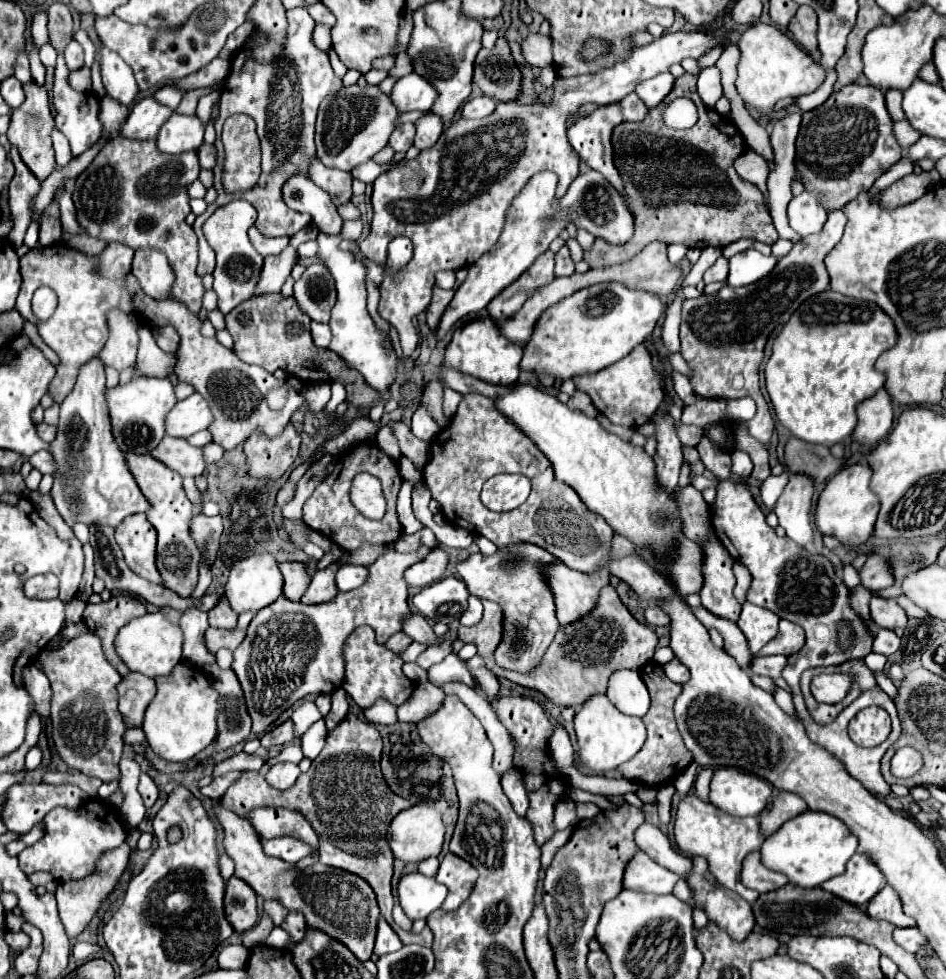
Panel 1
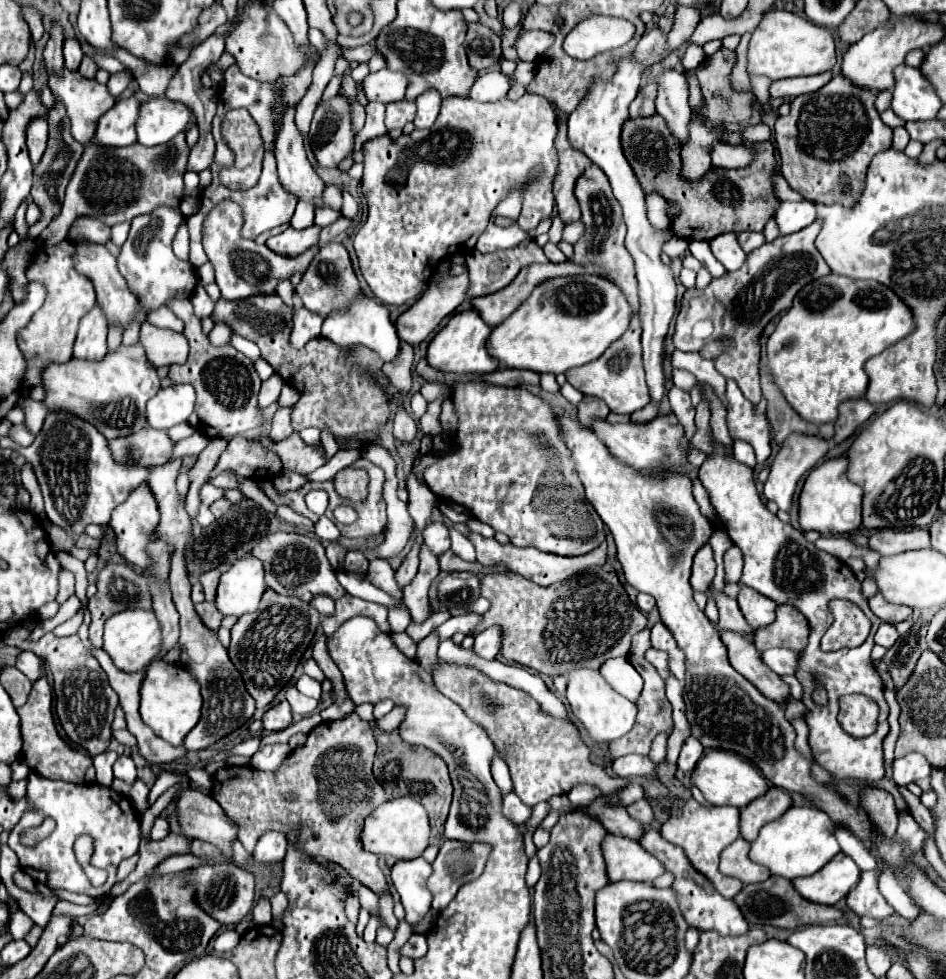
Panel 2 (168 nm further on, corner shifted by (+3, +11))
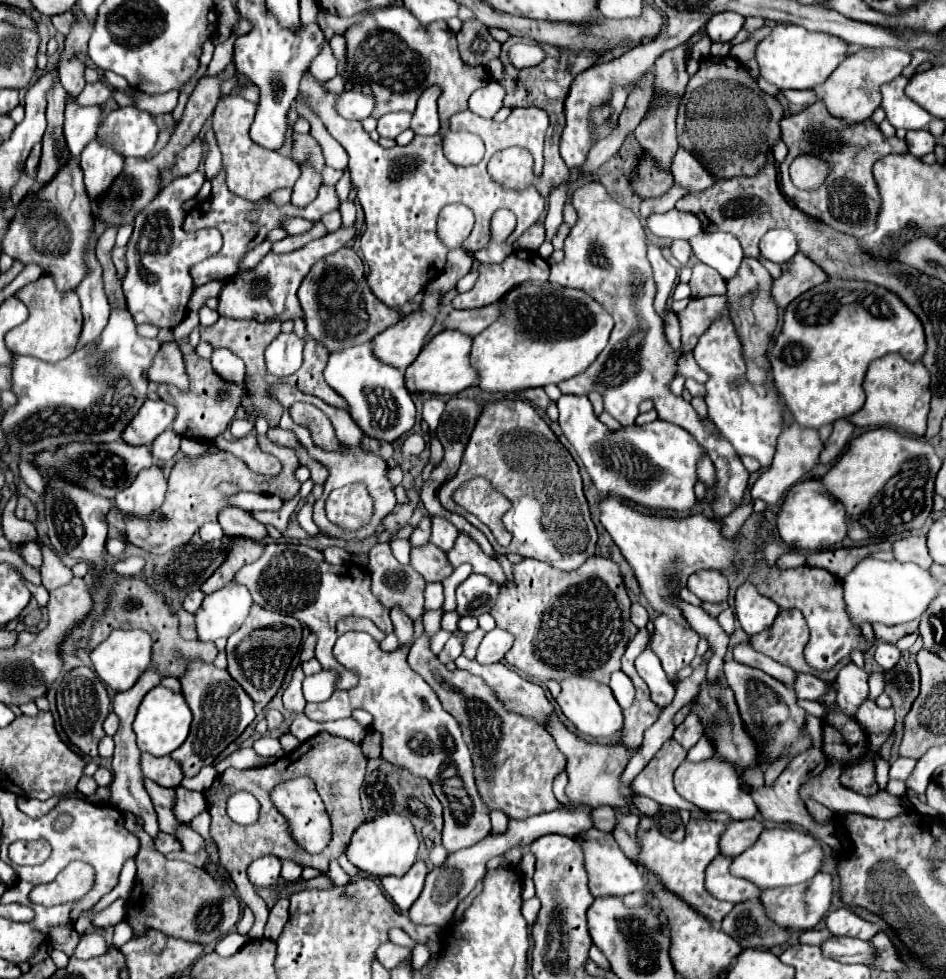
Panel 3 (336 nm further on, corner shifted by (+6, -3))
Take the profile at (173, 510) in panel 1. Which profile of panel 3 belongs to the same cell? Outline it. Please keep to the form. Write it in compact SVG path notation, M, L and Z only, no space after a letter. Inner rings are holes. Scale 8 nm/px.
M201 660L187 668L187 674L181 678L181 686L187 706L193 712L193 722L187 740L175 752L171 752L171 758L181 764L183 776L191 778L203 766L213 764L215 758L241 736L241 732L255 720L255 710L253 700L229 676L227 670L219 670L213 664L203 664Z

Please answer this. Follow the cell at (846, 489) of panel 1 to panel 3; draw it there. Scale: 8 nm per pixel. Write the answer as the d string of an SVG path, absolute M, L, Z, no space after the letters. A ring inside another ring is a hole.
M803 480L791 488L777 512L777 532L787 546L803 550L825 550L847 536L843 504L831 500L819 480Z

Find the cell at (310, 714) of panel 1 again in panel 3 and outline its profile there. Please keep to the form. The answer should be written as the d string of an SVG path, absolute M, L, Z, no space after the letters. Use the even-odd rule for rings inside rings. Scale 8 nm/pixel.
M321 670L303 680L303 694L307 702L323 702L337 688L339 674L335 670Z

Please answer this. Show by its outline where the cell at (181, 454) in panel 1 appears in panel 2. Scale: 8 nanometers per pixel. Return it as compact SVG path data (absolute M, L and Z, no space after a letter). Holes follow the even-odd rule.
M146 428L138 434L110 440L110 450L120 462L148 468L168 462L174 452L174 442L164 430Z

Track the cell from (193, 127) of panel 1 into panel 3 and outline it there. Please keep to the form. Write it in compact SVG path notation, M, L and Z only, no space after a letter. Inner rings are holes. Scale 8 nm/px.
M123 106L103 118L97 136L101 144L111 144L111 148L123 158L143 158L155 146L159 130L149 112Z

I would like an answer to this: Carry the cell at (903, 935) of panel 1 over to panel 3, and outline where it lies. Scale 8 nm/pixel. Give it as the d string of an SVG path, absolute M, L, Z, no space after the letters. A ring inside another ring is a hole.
M811 929L802 932L799 938L799 943L809 945L820 945L823 942L825 942L825 940L828 940L831 936L833 935L827 929L824 930Z

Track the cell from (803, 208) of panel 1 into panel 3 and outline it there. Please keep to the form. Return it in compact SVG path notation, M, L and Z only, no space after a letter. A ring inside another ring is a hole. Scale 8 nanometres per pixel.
M771 230L761 238L759 250L761 250L761 256L765 260L785 264L797 252L795 236L791 236L789 230Z

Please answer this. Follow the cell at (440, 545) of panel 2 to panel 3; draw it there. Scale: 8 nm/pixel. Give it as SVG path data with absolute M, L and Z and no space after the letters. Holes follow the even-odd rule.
M433 516L433 532L431 532L431 542L439 548L443 548L445 552L453 548L453 542L457 538L457 528L441 516Z

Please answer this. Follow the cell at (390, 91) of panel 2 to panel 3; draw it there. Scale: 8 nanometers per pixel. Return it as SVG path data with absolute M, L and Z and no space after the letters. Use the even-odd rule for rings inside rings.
M345 90L339 94L335 108L347 120L365 120L375 108L375 98L365 96L361 90Z

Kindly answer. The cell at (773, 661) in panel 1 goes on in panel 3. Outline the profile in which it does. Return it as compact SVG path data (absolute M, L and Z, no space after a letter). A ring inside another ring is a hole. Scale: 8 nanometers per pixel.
M797 674L795 680L795 692L797 698L805 698L805 700L815 700L819 702L823 696L827 696L835 686L831 682L825 682L813 674Z

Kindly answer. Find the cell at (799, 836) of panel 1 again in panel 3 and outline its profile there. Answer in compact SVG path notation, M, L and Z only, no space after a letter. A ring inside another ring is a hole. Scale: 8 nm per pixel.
M771 828L761 832L751 848L733 858L729 872L765 890L765 888L803 884L819 872L821 862L823 862L823 850L819 842L815 842L809 834L791 828Z

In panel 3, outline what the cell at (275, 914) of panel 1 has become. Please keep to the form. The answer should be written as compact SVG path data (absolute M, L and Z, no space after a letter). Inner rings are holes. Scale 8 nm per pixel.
M185 824L179 830L175 830L175 836L181 840L185 852L197 852L197 850L205 848L203 838L197 832L193 832L189 826L185 826Z

